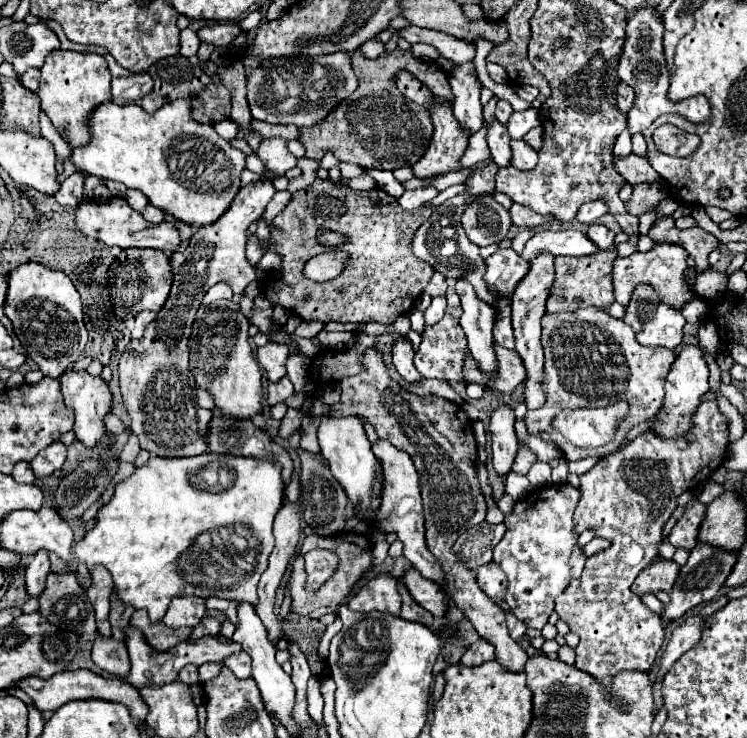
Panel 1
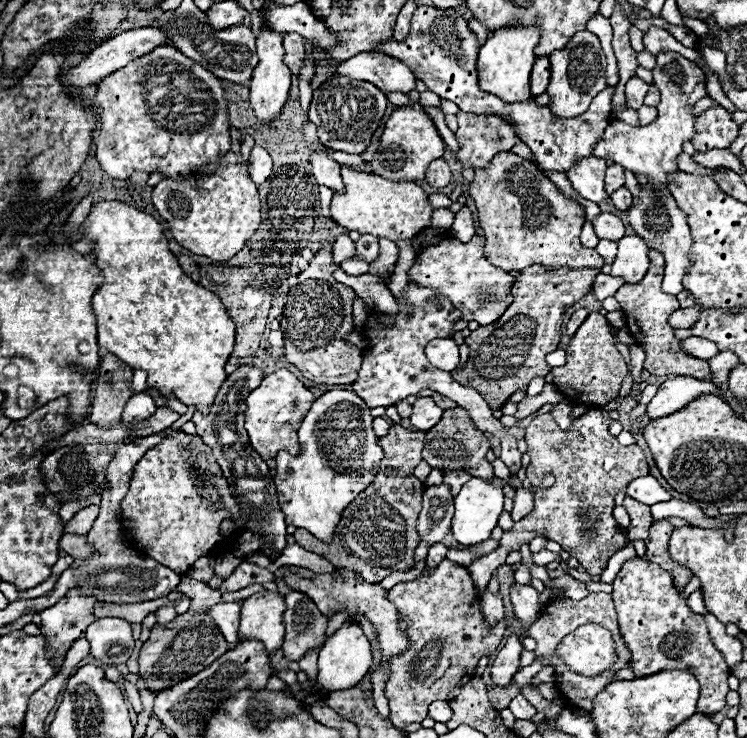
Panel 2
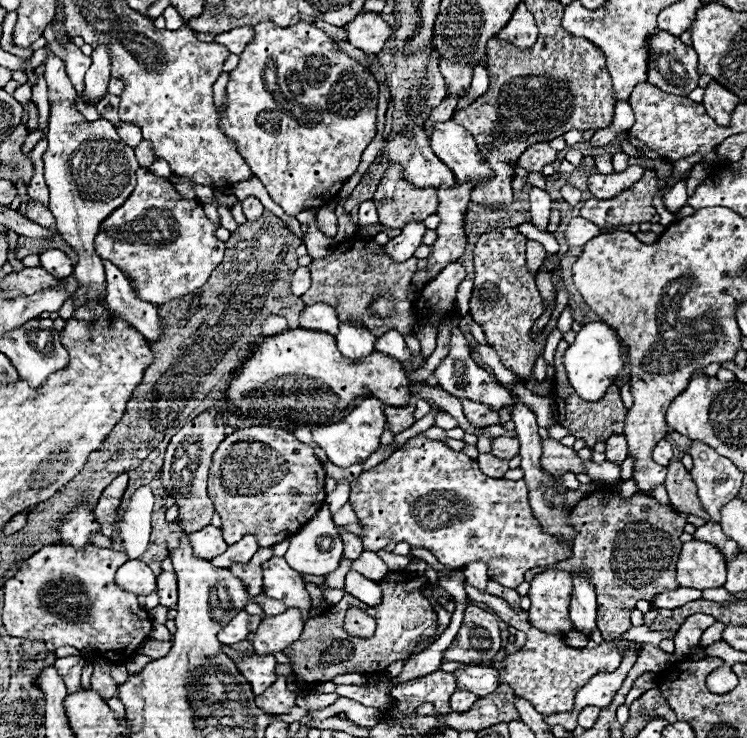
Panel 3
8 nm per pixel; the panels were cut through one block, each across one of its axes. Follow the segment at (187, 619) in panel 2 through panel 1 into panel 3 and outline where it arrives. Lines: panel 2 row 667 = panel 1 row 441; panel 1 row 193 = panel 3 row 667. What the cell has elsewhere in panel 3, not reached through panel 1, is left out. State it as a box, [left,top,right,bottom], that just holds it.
[236,654,276,696]

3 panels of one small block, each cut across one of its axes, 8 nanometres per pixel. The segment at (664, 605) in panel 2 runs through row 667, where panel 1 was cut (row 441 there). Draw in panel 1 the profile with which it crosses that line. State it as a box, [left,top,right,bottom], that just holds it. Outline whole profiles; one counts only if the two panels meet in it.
[556,402,728,684]

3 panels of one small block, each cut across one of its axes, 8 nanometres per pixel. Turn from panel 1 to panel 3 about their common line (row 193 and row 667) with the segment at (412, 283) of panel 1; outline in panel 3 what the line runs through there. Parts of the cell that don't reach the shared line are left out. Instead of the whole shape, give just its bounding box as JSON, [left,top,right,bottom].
[284,570,436,684]

